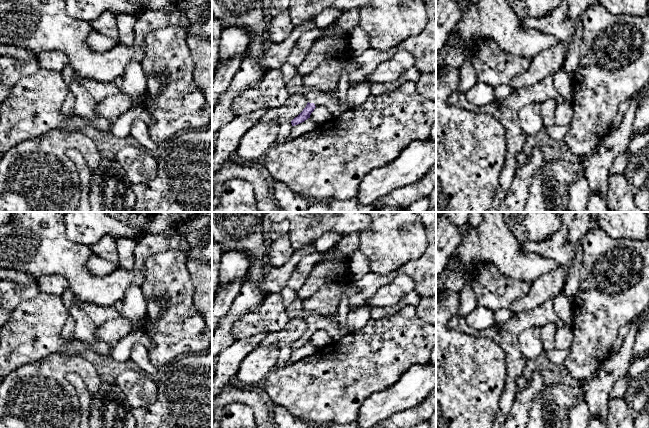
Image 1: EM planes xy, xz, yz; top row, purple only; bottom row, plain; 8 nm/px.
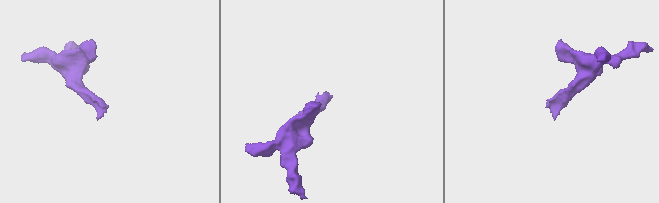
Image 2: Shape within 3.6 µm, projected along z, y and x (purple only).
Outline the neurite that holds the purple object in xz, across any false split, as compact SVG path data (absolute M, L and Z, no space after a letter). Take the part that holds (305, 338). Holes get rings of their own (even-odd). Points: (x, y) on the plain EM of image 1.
M297 298L291 305L286 307L290 319L304 316L308 326L303 335L291 345L292 350L298 349L310 342L311 337L319 330L326 331L334 341L338 341L343 337L339 327L338 314L329 316L317 313L305 313L303 302L304 300Z

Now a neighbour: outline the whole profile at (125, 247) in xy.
M128 238L116 239L116 249L118 254L118 267L130 270L134 267L135 247L137 241Z

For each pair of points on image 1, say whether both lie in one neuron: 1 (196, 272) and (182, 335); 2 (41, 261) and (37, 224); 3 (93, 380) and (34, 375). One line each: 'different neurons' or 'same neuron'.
1: different neurons
2: same neuron
3: same neuron

